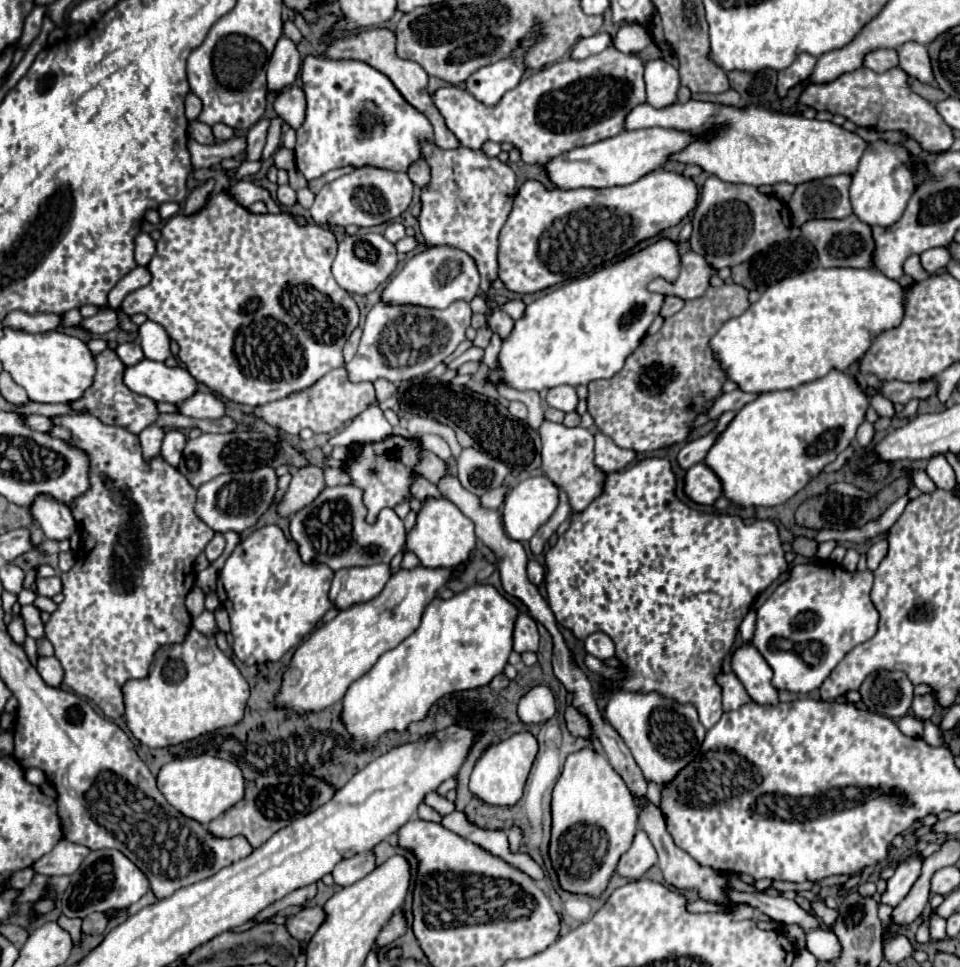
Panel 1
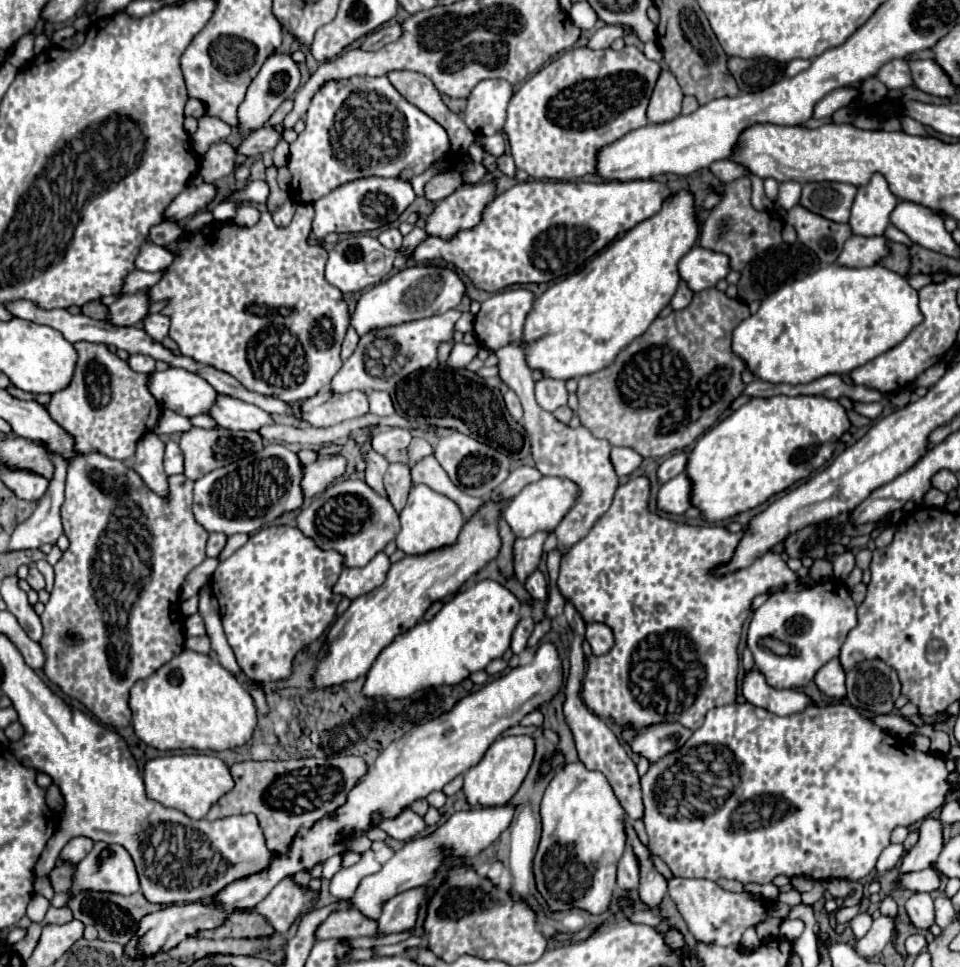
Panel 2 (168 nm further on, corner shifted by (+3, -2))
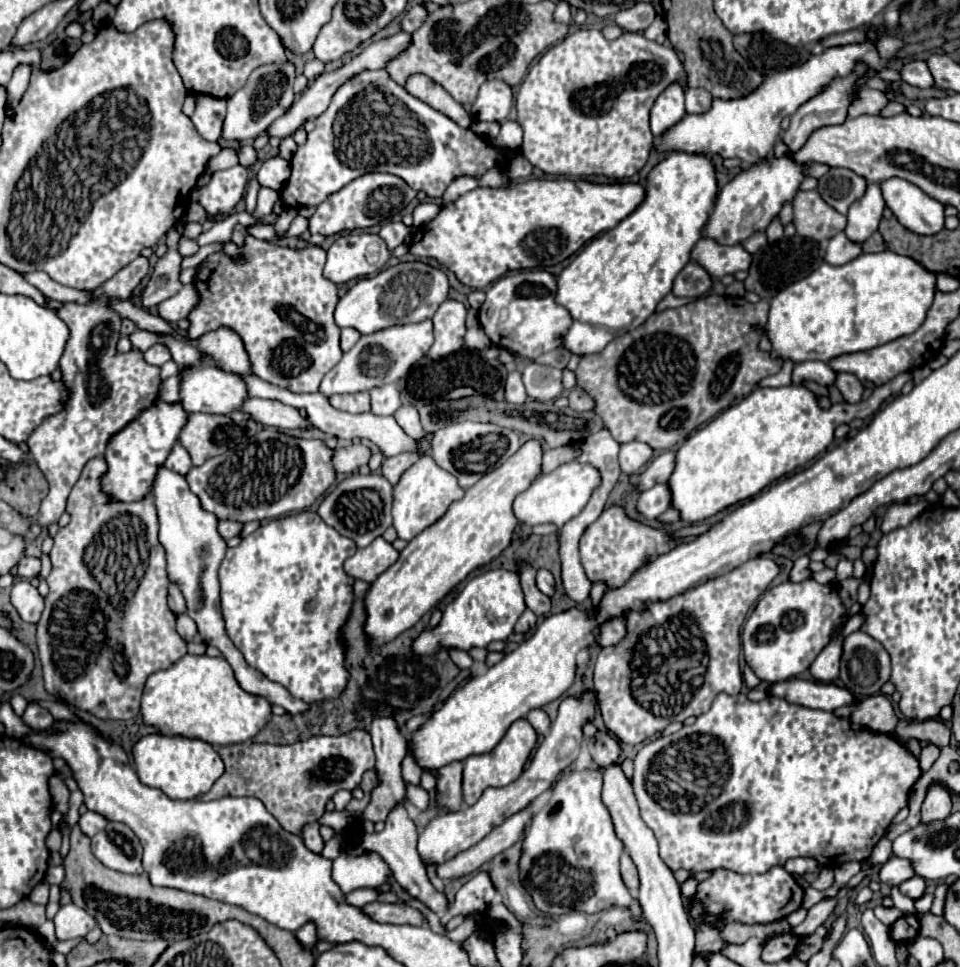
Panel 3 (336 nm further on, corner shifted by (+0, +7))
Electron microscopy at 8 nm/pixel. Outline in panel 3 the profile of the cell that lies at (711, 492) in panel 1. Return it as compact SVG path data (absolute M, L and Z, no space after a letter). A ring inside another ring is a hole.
M659 483L647 491L641 493L639 501L637 501L637 509L647 517L647 519L655 519L661 513L665 513L671 507L671 489L667 483Z

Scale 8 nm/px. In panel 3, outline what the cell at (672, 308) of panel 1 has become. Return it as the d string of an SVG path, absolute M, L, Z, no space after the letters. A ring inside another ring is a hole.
M691 261L675 277L673 295L677 295L677 297L699 297L699 295L707 293L711 285L713 285L711 275L701 265L695 265Z

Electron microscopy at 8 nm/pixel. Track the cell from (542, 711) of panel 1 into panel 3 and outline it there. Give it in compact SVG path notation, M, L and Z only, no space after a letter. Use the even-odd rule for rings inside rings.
M533 709L533 711L529 711L527 721L533 725L533 729L535 729L537 733L547 733L549 723L551 723L549 717L547 717L547 713L545 713L543 709Z

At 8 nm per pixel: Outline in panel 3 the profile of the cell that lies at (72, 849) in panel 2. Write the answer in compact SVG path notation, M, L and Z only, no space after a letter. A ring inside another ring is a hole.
M87 811L87 813L83 813L79 817L79 827L81 827L83 835L87 835L87 837L97 835L101 829L105 829L105 825L107 825L107 819L105 817L99 817L99 813Z

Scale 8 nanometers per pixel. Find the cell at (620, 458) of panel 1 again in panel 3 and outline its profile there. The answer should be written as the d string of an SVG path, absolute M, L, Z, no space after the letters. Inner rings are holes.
M631 441L631 443L623 443L621 451L619 451L619 463L621 463L621 471L623 473L635 473L637 469L641 469L653 455L653 449L647 443L641 441Z

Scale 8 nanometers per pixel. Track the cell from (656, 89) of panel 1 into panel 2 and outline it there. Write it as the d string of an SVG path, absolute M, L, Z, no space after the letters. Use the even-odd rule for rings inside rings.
M664 70L656 82L654 94L648 104L648 122L650 124L662 124L670 122L672 118L680 116L680 106L682 106L682 90L676 78Z

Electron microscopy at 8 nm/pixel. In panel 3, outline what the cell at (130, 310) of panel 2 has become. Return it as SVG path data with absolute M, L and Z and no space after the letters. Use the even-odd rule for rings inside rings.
M175 225L167 231L165 235L165 245L167 245L167 253L165 257L161 257L153 271L151 271L151 277L147 281L147 285L143 287L139 299L141 299L141 305L151 309L151 307L157 307L161 301L169 299L171 295L175 295L183 285L179 283L179 263L181 263L181 255L177 251L177 245L179 245L179 239L183 235L183 227L181 225Z

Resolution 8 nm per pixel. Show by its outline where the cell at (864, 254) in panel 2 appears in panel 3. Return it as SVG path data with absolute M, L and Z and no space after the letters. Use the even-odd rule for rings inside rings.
M839 233L829 241L825 261L831 265L845 265L847 261L853 261L855 257L859 257L861 253L863 249L859 243L853 243L845 237L845 233Z

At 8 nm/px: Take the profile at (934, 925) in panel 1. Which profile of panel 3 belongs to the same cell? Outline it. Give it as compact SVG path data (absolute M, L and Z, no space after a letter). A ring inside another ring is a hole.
M911 877L911 881L905 881L899 885L899 891L911 899L919 899L925 893L925 879L923 877Z

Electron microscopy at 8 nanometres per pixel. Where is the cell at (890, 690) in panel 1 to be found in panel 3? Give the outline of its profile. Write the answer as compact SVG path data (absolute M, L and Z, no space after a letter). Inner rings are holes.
M855 631L845 639L839 677L857 699L879 695L891 677L889 653L867 633Z

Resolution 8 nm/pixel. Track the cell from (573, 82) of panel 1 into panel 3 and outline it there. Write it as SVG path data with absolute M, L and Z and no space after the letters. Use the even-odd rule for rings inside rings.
M579 29L543 53L519 87L515 107L517 123L523 129L521 153L531 165L549 175L631 177L647 163L653 145L649 109L659 93L675 79L685 87L685 71L675 49L649 41L639 33L623 33L619 39L607 41L597 29Z

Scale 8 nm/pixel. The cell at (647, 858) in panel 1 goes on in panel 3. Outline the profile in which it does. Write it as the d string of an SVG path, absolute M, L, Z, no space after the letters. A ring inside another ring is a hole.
M623 853L623 857L621 857L621 877L623 877L625 885L629 887L629 891L635 895L637 887L639 887L639 877L637 877L635 865L627 853Z

